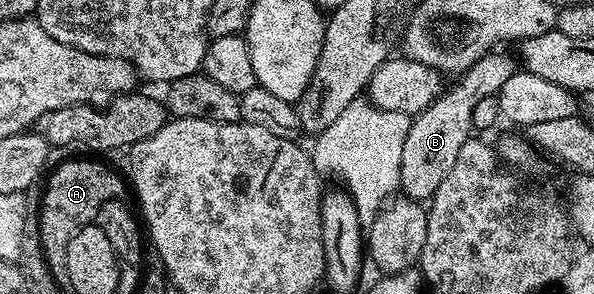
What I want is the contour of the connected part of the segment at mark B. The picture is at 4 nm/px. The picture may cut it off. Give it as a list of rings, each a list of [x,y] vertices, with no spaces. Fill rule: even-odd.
[[[502,50],[485,52],[479,60],[453,81],[442,95],[430,104],[423,112],[410,121],[408,138],[404,138],[404,154],[400,154],[400,188],[411,200],[429,201],[436,194],[440,182],[452,170],[456,157],[460,155],[460,146],[472,139],[475,131],[472,122],[472,109],[480,103],[480,98],[497,96],[498,91],[512,78],[516,70],[513,55]]]

